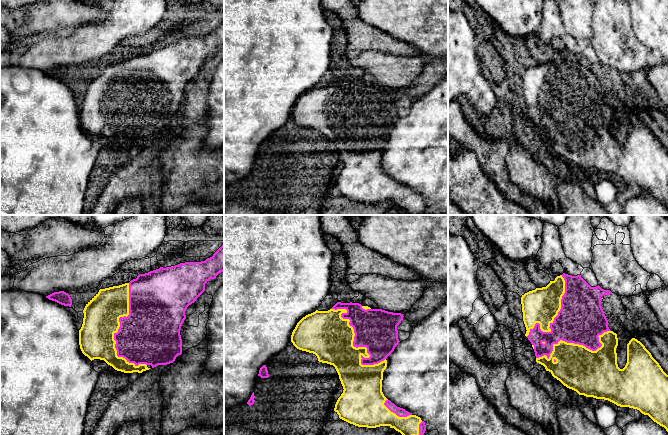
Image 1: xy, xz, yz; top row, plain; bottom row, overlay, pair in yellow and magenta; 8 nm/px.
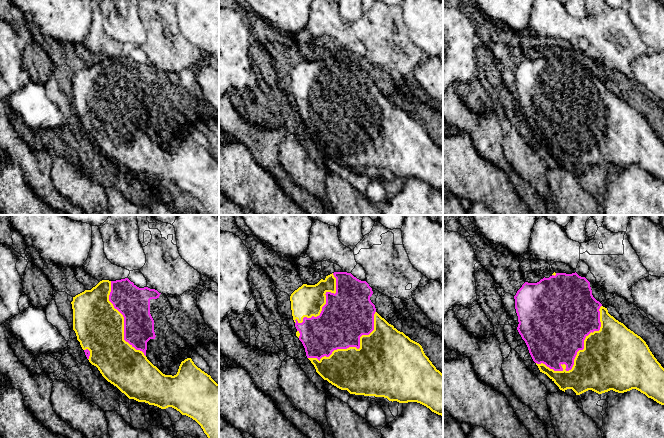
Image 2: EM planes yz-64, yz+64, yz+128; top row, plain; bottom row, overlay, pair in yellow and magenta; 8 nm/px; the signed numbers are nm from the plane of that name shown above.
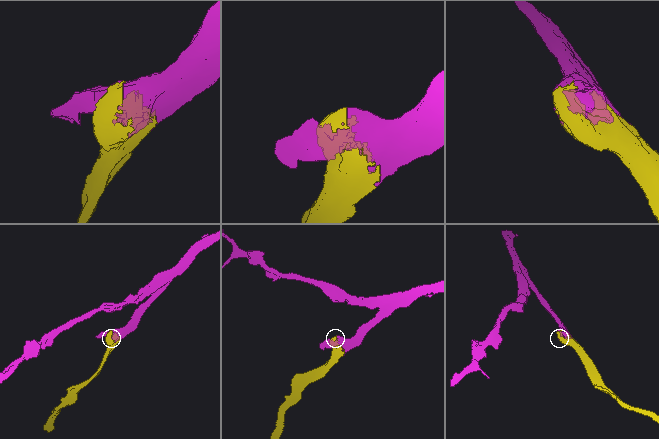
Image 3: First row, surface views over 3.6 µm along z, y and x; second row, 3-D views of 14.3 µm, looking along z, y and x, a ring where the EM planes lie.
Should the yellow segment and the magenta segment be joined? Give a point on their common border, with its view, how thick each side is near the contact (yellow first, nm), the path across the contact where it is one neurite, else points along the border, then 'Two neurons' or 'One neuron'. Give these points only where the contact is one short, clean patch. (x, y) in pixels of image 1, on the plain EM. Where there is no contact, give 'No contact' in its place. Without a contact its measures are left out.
Touches yellow at xz (353, 122). Thickness 380 nm (yellow) against 340 nm. One neuron

